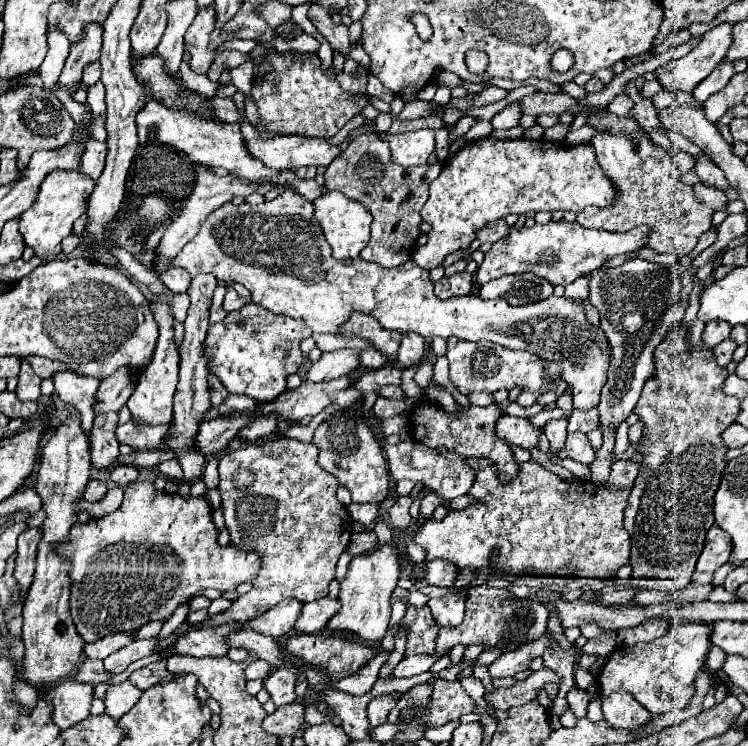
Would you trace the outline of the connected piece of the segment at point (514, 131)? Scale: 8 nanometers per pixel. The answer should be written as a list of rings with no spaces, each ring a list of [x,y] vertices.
[[[518,126],[510,129],[495,129],[491,133],[491,137],[496,139],[518,139],[523,136],[525,129]]]

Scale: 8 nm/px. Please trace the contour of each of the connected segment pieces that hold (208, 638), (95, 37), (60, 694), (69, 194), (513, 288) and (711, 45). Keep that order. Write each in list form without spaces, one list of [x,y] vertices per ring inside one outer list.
[[[228,622],[218,628],[202,628],[202,630],[190,630],[186,636],[178,638],[176,644],[170,648],[172,654],[180,656],[226,656],[228,646],[224,644],[224,636],[232,630],[242,626],[242,622]]]
[[[98,24],[86,26],[82,40],[70,48],[64,70],[60,74],[60,82],[66,88],[70,90],[76,88],[76,84],[82,80],[84,66],[100,58],[100,46],[102,46],[102,28]]]
[[[66,678],[44,692],[44,700],[52,706],[50,718],[60,730],[72,728],[80,720],[88,718],[92,698],[92,686],[72,678]]]
[[[56,170],[48,174],[40,186],[36,202],[20,216],[20,234],[24,236],[26,246],[32,246],[34,254],[40,258],[56,258],[62,250],[62,240],[72,232],[72,224],[86,212],[92,190],[94,180],[78,170]]]
[[[510,274],[504,278],[496,278],[492,282],[486,282],[480,288],[480,298],[484,300],[504,298],[512,306],[520,306],[520,304],[544,300],[552,294],[552,290],[554,290],[552,284],[536,274],[522,274],[522,276]]]
[[[722,22],[702,36],[702,42],[684,58],[670,60],[656,70],[662,88],[676,92],[692,92],[698,82],[702,82],[712,68],[724,58],[732,46],[732,22]]]

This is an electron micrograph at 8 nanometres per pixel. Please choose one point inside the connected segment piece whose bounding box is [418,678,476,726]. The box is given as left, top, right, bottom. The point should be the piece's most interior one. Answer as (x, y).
(449, 700)

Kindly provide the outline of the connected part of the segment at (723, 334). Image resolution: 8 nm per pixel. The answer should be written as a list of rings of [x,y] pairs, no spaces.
[[[720,320],[708,322],[706,328],[704,328],[704,334],[702,334],[704,344],[706,344],[708,348],[714,348],[716,344],[720,344],[722,340],[728,338],[730,328],[732,328],[732,326],[728,326],[728,322],[720,322]]]

